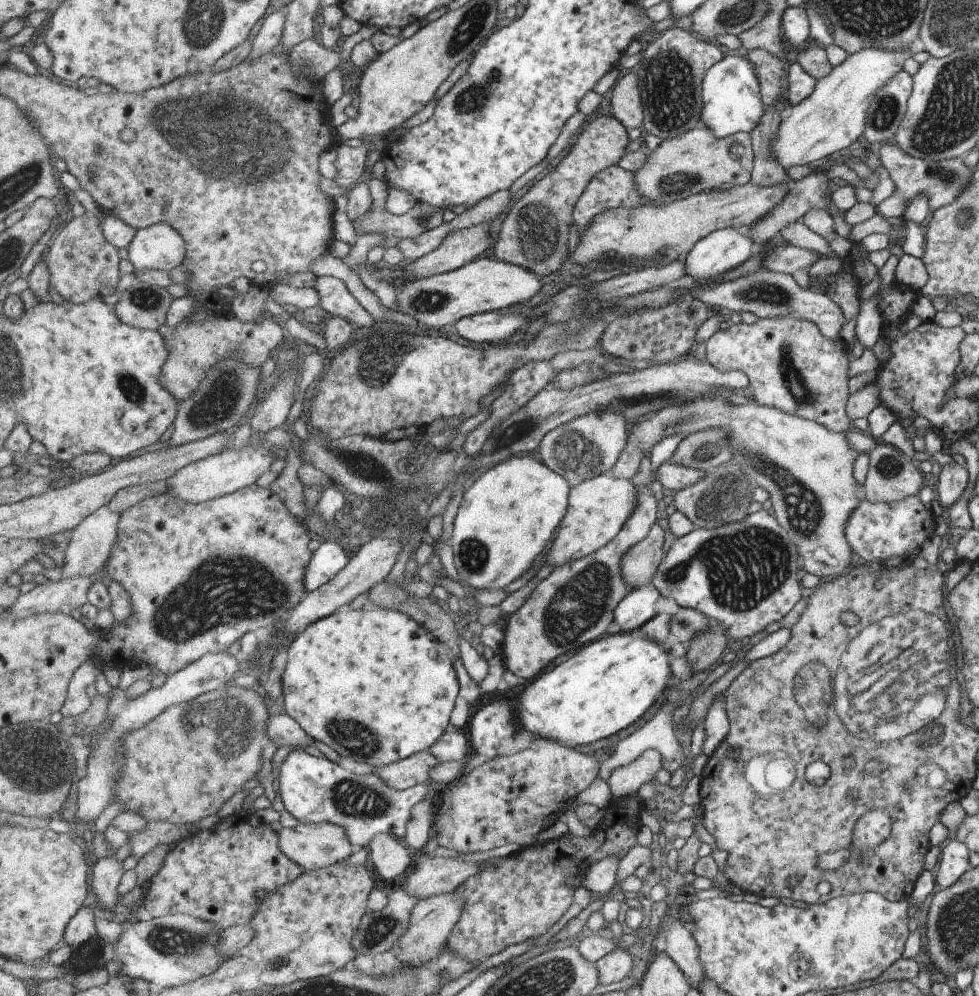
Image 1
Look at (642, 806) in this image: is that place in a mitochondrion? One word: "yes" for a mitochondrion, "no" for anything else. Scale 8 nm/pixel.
no

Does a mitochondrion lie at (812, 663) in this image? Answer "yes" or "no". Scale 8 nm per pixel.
yes

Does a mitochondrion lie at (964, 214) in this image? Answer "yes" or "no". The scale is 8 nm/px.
yes

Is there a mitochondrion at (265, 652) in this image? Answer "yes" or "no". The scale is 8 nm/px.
yes

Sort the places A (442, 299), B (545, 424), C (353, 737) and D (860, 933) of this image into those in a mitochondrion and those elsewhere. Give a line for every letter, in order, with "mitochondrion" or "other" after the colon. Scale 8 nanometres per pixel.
A: mitochondrion
B: mitochondrion
C: mitochondrion
D: other

